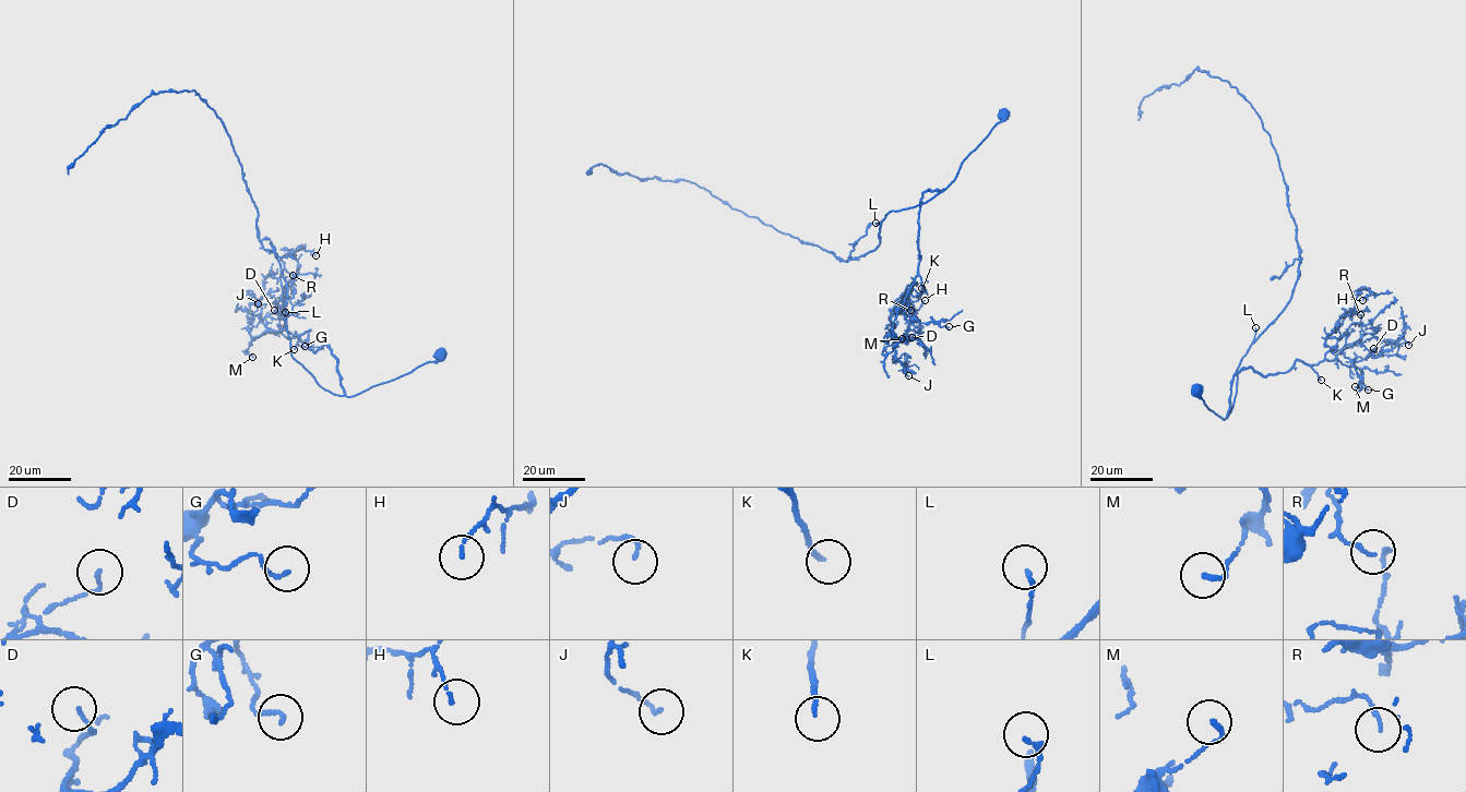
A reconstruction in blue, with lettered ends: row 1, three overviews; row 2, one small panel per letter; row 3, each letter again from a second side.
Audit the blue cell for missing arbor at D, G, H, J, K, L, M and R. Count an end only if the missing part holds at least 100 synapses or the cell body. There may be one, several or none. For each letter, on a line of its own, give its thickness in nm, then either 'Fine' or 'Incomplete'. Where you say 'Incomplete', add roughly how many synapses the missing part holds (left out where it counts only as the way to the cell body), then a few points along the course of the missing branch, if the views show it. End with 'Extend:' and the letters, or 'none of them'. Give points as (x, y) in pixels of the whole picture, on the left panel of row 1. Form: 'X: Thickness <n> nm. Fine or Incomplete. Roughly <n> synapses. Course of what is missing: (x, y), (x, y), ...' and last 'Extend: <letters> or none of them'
D: Thickness 110 nm. Fine
G: Thickness 120 nm. Fine
H: Thickness 100 nm. Fine
J: Thickness 100 nm. Fine
K: Thickness 140 nm. Incomplete. Roughly 250 synapses. Course of what is missing: (294, 349), (264, 357), (261, 350), (264, 347), (282, 348), (277, 355)
L: Thickness 130 nm. Fine
M: Thickness 130 nm. Fine
R: Thickness 120 nm. Fine
Extend: K

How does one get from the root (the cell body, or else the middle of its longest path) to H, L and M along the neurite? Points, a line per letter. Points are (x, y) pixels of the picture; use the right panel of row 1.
H: (1196, 388), (1225, 419), (1235, 375), (1318, 364), (1367, 288), (1362, 300)
L: (1196, 388), (1207, 409), (1226, 419), (1235, 397), (1238, 367), (1254, 337), (1255, 327)
M: (1196, 388), (1225, 419), (1231, 381), (1249, 368), (1267, 375), (1297, 360), (1334, 359), (1359, 370), (1355, 386)

